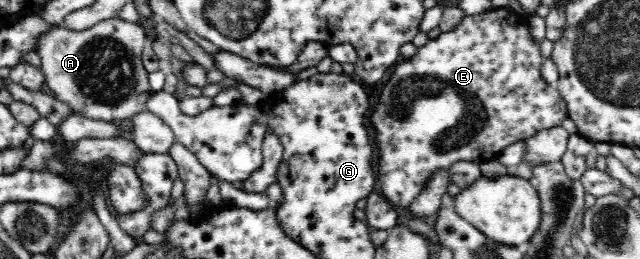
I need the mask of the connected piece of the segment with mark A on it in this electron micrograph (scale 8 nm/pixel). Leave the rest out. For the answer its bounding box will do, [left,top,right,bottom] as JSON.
[35,18,157,122]

